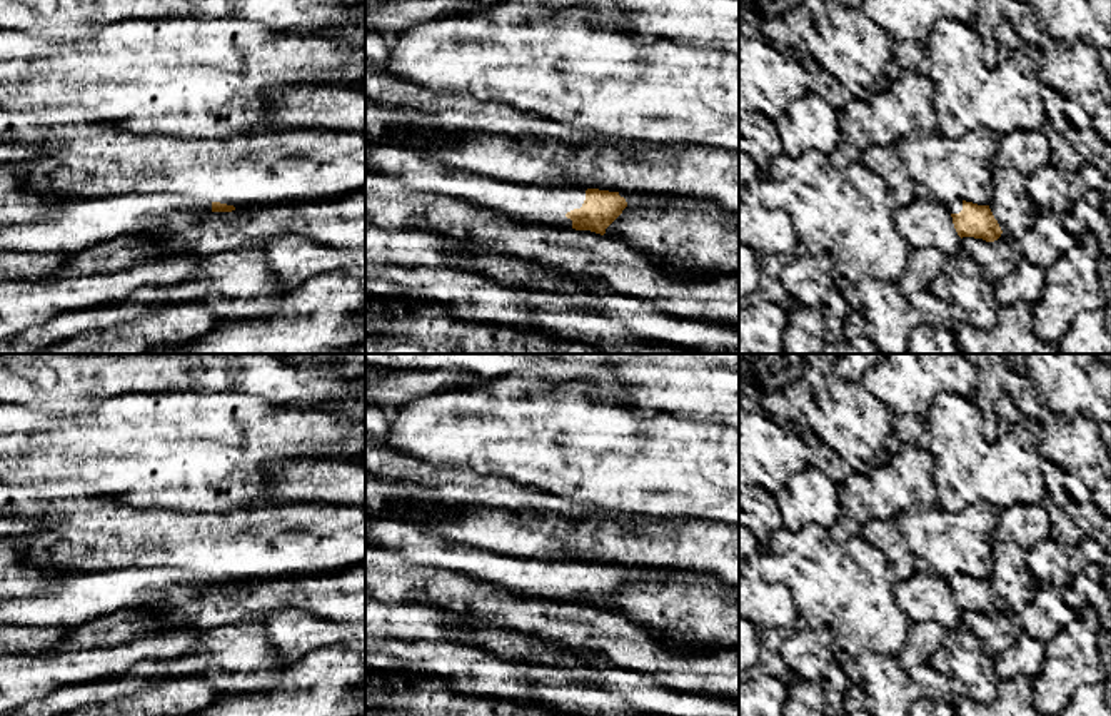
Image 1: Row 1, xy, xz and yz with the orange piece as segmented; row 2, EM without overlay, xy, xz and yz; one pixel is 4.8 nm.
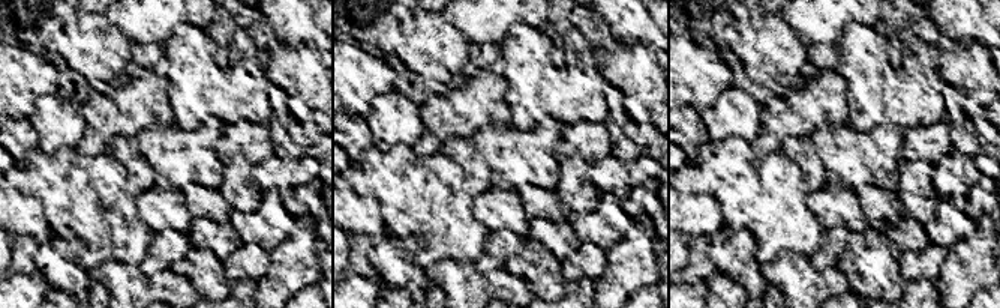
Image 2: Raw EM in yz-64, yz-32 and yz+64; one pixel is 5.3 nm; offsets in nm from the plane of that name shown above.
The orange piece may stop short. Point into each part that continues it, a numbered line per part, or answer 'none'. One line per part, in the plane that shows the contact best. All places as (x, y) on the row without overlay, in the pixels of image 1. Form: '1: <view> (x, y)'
1: xz (542, 579)

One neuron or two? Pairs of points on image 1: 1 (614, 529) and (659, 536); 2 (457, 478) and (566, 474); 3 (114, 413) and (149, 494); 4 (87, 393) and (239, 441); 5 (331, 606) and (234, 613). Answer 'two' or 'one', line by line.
1: one
2: two
3: one
4: two
5: one

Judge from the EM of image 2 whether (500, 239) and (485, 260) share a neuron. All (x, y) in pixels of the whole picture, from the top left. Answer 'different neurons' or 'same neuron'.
same neuron

